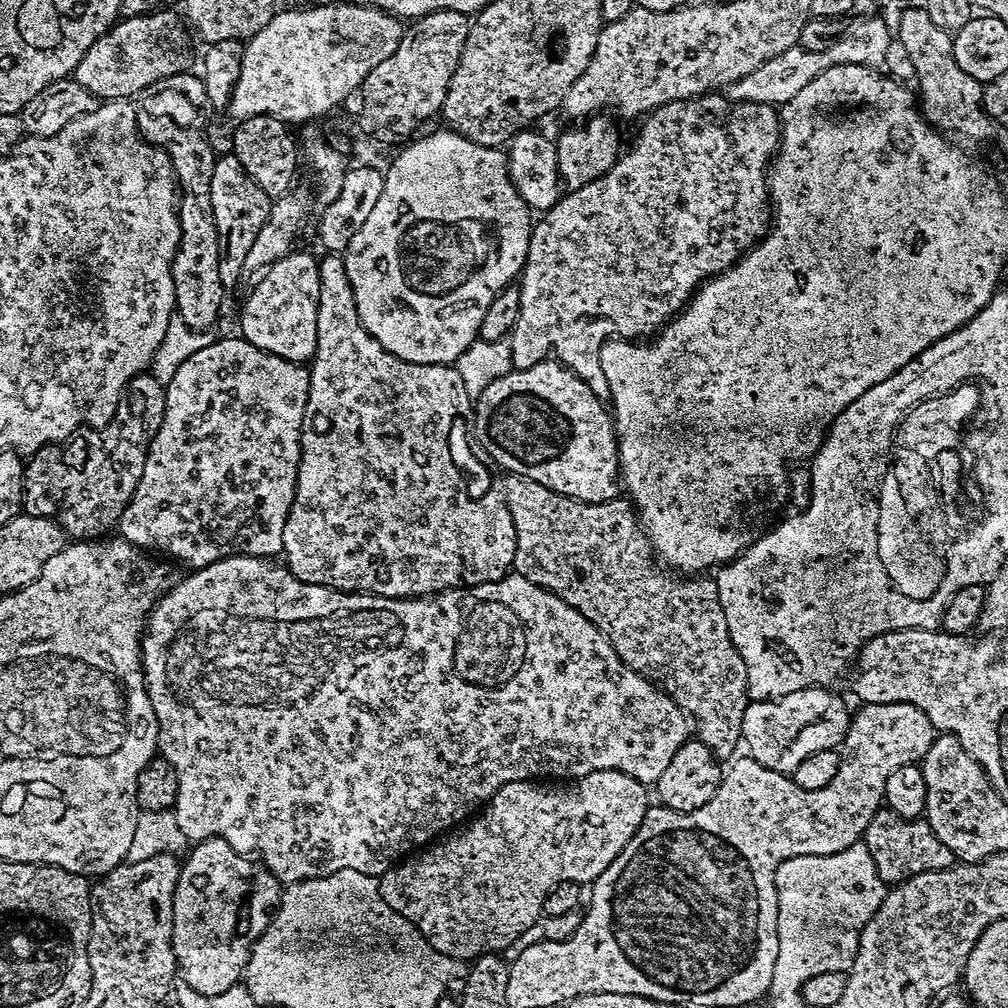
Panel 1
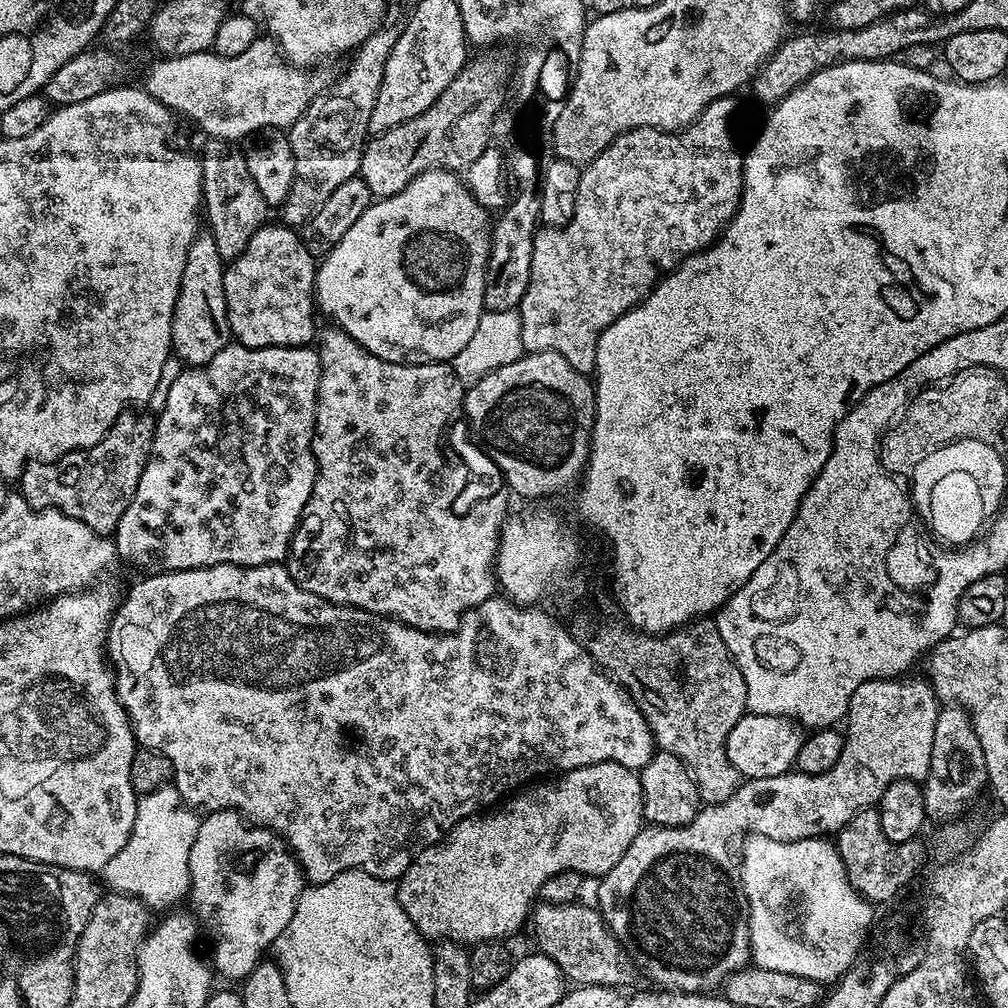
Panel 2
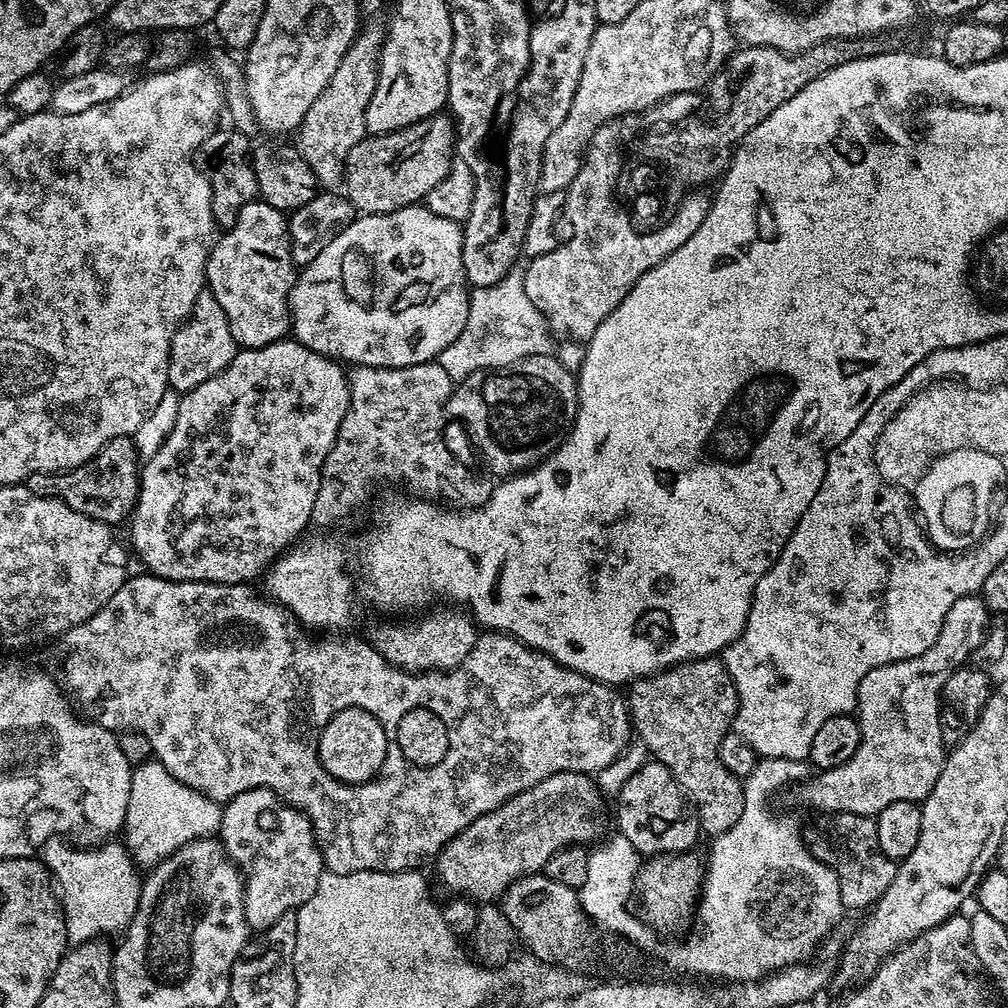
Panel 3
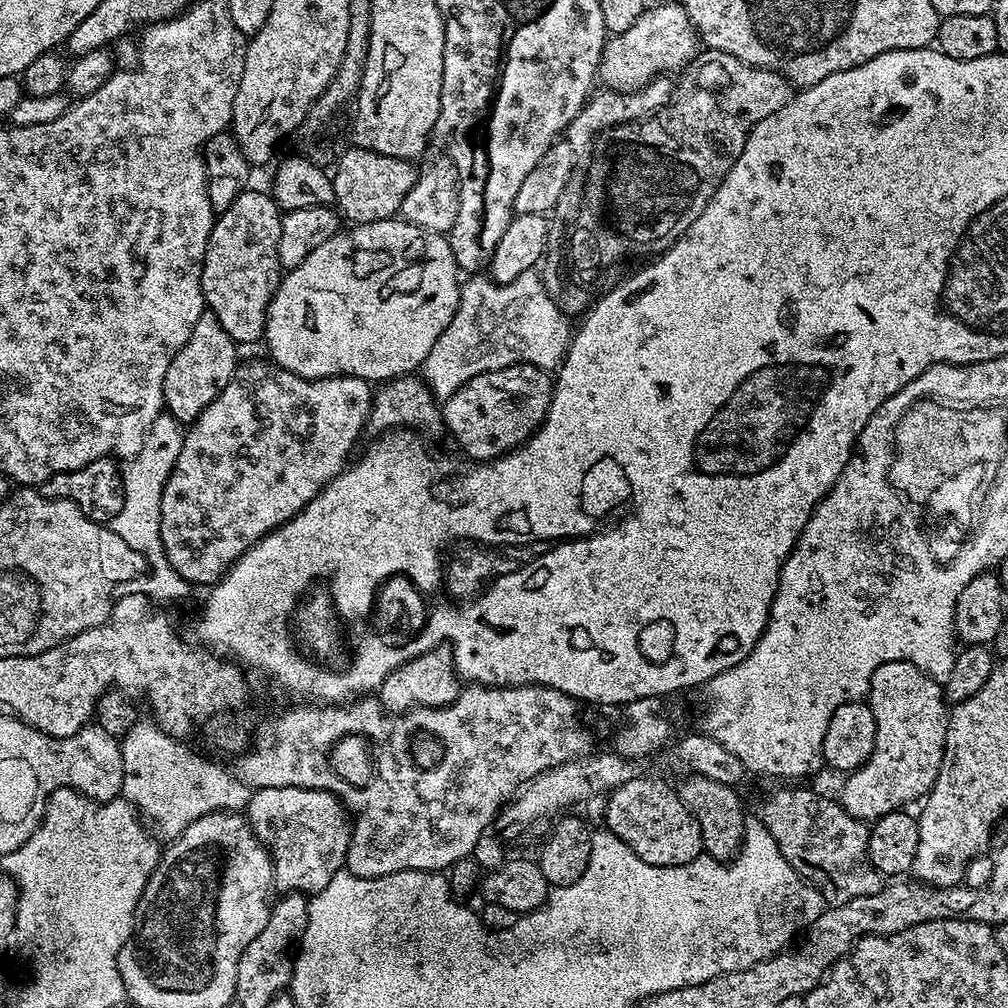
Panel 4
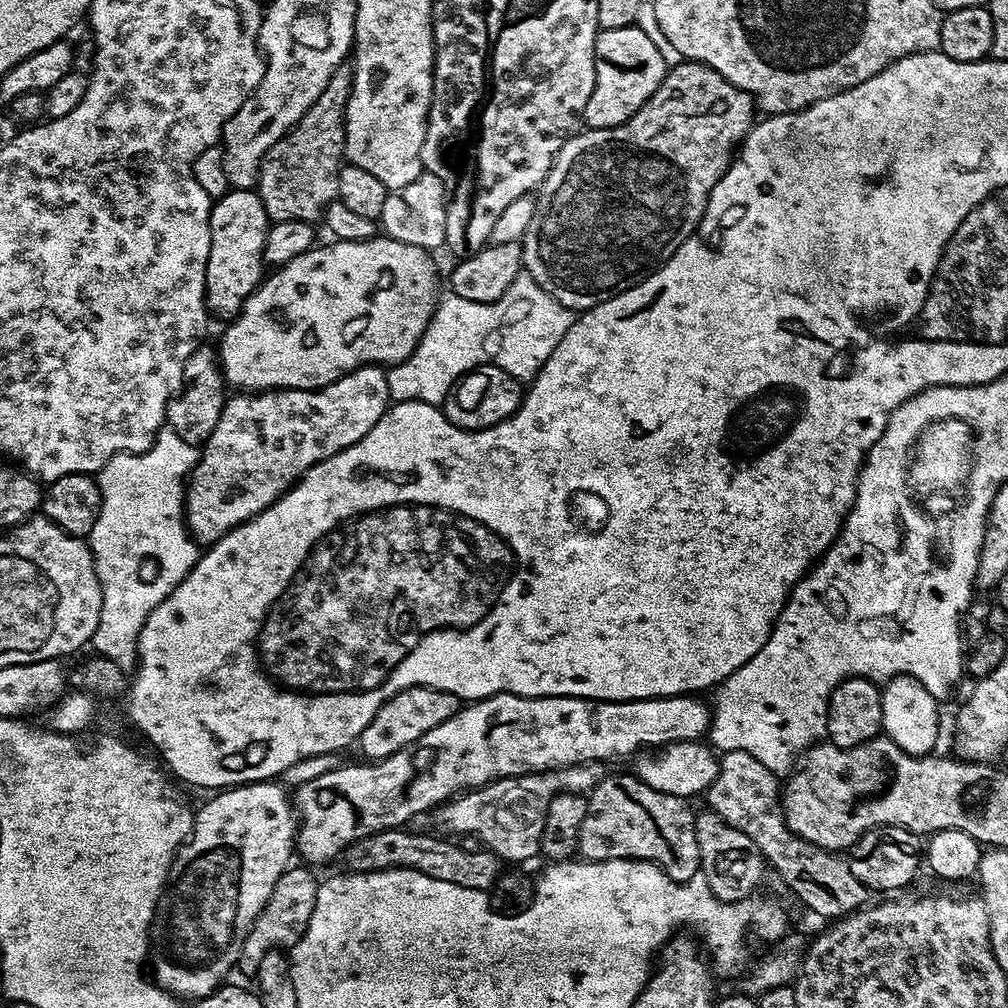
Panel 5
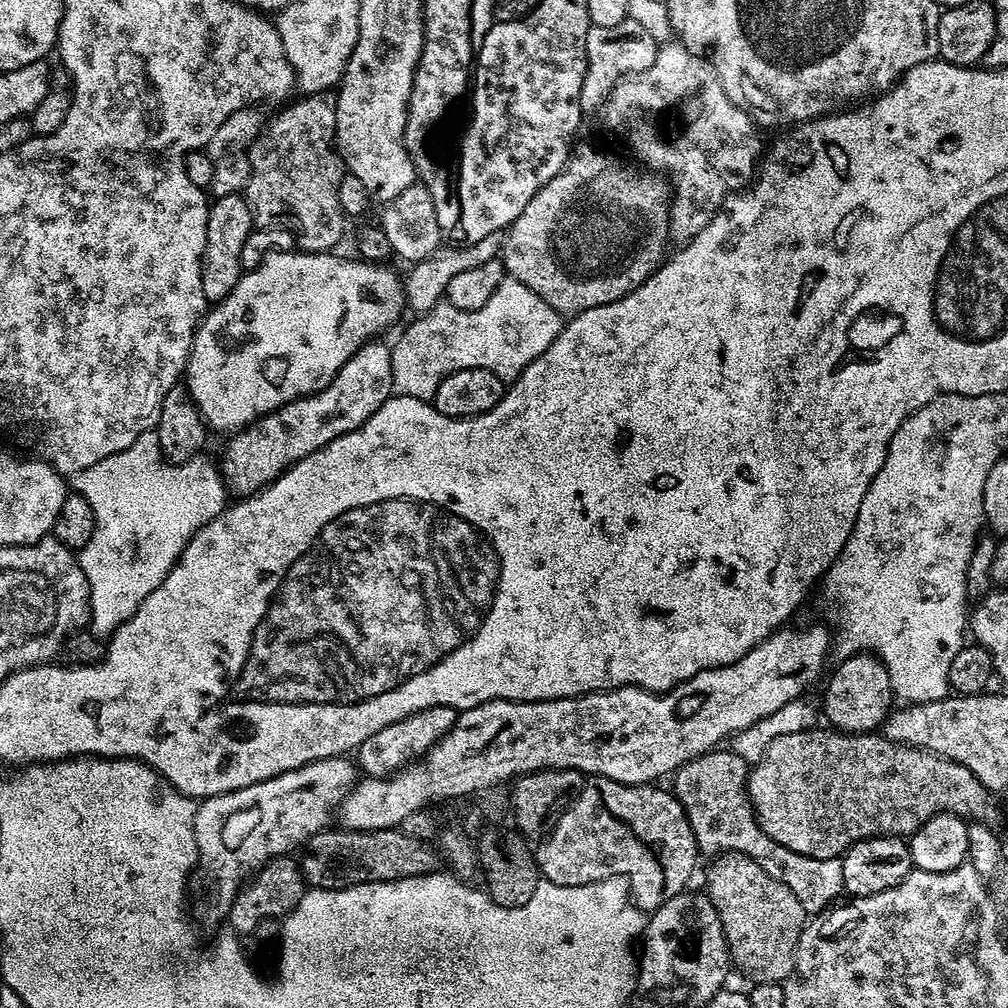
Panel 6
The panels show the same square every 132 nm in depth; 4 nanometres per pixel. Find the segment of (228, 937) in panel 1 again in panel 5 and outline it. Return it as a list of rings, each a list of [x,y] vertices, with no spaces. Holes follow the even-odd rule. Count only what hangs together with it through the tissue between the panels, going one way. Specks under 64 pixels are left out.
[[[500,692],[496,696],[488,696],[484,700],[468,702],[461,707],[459,712],[454,713],[442,726],[434,726],[434,730],[428,730],[415,744],[408,748],[403,748],[400,752],[388,756],[384,760],[375,762],[363,762],[364,764],[348,764],[345,768],[332,768],[329,772],[324,772],[321,776],[316,776],[313,780],[308,780],[297,792],[294,792],[294,811],[298,817],[298,827],[296,829],[295,851],[301,856],[301,861],[309,865],[324,864],[327,860],[332,860],[341,855],[344,849],[350,847],[354,842],[362,838],[372,836],[376,832],[386,832],[389,828],[400,828],[407,820],[412,820],[422,812],[435,809],[453,799],[456,793],[461,790],[471,790],[482,788],[493,780],[502,779],[507,776],[530,775],[533,772],[546,772],[552,769],[572,767],[580,763],[594,763],[596,761],[609,762],[615,756],[635,757],[641,750],[660,750],[667,744],[676,741],[699,741],[708,731],[710,723],[710,708],[692,694],[682,696],[662,696],[654,700],[587,700],[581,696],[515,696],[509,692]]]

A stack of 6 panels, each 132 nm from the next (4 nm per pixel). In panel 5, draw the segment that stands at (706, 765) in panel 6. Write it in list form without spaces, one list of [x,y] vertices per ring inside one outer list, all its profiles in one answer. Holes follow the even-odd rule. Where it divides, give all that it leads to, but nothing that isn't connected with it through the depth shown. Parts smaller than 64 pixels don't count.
[[[730,750],[719,757],[720,769],[717,777],[706,791],[708,798],[707,807],[718,818],[722,818],[734,830],[742,830],[758,846],[761,856],[765,861],[784,879],[784,884],[809,908],[812,912],[817,912],[820,916],[832,916],[831,918],[843,918],[850,912],[855,912],[867,905],[870,900],[870,893],[858,878],[850,870],[848,860],[840,852],[828,852],[824,848],[814,846],[806,842],[801,836],[795,836],[788,828],[784,820],[784,810],[782,807],[782,784],[777,773],[766,770],[758,758],[746,754],[746,750]]]

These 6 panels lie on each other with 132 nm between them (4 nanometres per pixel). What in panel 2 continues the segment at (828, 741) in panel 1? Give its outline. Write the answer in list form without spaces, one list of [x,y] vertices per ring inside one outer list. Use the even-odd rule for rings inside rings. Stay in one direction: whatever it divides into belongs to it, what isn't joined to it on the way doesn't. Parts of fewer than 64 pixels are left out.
[[[746,712],[727,736],[727,757],[743,779],[777,777],[795,767],[804,737],[803,727],[795,720]]]

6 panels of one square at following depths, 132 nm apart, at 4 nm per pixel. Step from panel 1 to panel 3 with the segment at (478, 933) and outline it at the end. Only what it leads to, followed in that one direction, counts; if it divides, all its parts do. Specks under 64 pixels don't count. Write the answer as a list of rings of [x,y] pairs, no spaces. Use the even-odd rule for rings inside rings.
[[[589,773],[554,774],[538,782],[533,788],[510,797],[500,808],[490,810],[470,822],[470,826],[458,833],[435,857],[436,876],[449,888],[449,893],[467,896],[473,902],[499,901],[515,880],[539,873],[546,862],[550,862],[550,858],[558,854],[558,850],[569,848],[571,844],[588,846],[599,841],[605,835],[604,827],[610,824],[610,808],[604,803],[606,797],[601,792],[599,783]]]

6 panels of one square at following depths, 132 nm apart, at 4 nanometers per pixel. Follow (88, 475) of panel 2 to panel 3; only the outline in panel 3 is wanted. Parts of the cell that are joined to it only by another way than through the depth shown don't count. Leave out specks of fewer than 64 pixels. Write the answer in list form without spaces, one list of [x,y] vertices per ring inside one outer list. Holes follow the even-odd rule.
[[[119,436],[105,444],[81,468],[59,474],[39,472],[28,477],[26,486],[39,496],[55,496],[57,500],[66,502],[66,506],[78,510],[78,514],[86,514],[103,524],[119,526],[123,520],[125,523],[131,517],[136,506],[136,496],[140,493],[141,471],[142,464],[138,459],[135,443],[127,436]]]

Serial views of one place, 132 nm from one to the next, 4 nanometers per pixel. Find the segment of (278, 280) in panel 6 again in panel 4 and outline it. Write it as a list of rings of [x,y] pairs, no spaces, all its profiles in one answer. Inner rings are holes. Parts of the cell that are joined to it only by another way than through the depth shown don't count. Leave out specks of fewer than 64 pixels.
[[[402,218],[358,224],[347,230],[337,232],[334,238],[330,238],[330,242],[322,242],[322,246],[318,246],[318,250],[314,250],[314,254],[310,254],[310,258],[302,262],[302,266],[291,269],[281,279],[268,307],[268,317],[264,323],[262,340],[263,343],[268,343],[267,355],[277,368],[284,368],[290,374],[307,380],[321,380],[331,376],[357,376],[369,382],[387,382],[415,373],[423,365],[426,354],[430,354],[434,342],[438,342],[442,330],[450,326],[460,305],[462,276],[456,267],[456,259],[452,247],[448,245],[447,235],[431,232],[422,226],[414,226]]]

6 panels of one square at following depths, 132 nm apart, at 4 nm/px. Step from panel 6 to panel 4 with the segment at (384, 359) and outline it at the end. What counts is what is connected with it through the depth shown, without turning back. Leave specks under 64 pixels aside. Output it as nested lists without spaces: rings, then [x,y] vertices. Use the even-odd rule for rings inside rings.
[[[263,359],[248,360],[245,364],[243,361],[230,378],[226,390],[222,390],[222,394],[218,394],[218,398],[214,402],[210,402],[210,406],[206,406],[202,410],[202,414],[198,414],[198,418],[187,425],[184,445],[178,450],[178,458],[174,462],[172,473],[166,478],[166,484],[162,490],[160,533],[162,534],[164,553],[170,566],[174,566],[174,570],[192,586],[215,584],[250,546],[258,543],[267,532],[281,528],[287,520],[293,520],[319,492],[323,492],[325,486],[344,471],[349,463],[348,450],[359,436],[360,430],[362,432],[365,429],[368,421],[368,411],[372,408],[374,395],[373,385],[369,381],[357,376],[331,376],[321,380],[307,380],[301,376],[290,374],[284,368],[277,368],[271,359]]]

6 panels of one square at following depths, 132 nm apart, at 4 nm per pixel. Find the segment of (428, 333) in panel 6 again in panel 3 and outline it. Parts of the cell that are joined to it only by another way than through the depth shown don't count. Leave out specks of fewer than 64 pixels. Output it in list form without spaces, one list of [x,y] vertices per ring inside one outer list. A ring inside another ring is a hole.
[[[509,274],[502,282],[477,288],[469,295],[466,326],[462,326],[462,334],[440,352],[438,362],[454,382],[459,382],[487,368],[505,368],[527,356],[545,355],[551,349],[548,347],[552,340],[554,336],[544,315],[526,298],[523,275]]]

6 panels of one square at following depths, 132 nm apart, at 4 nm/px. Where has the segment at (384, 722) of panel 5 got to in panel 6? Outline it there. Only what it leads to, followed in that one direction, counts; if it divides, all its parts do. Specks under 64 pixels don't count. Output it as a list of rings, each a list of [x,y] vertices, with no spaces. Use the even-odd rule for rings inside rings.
[[[450,706],[424,708],[370,734],[370,738],[366,738],[366,742],[362,742],[354,752],[354,760],[359,771],[364,776],[391,776],[399,772],[401,768],[423,757],[425,752],[432,749],[452,729],[457,715],[457,709]]]

